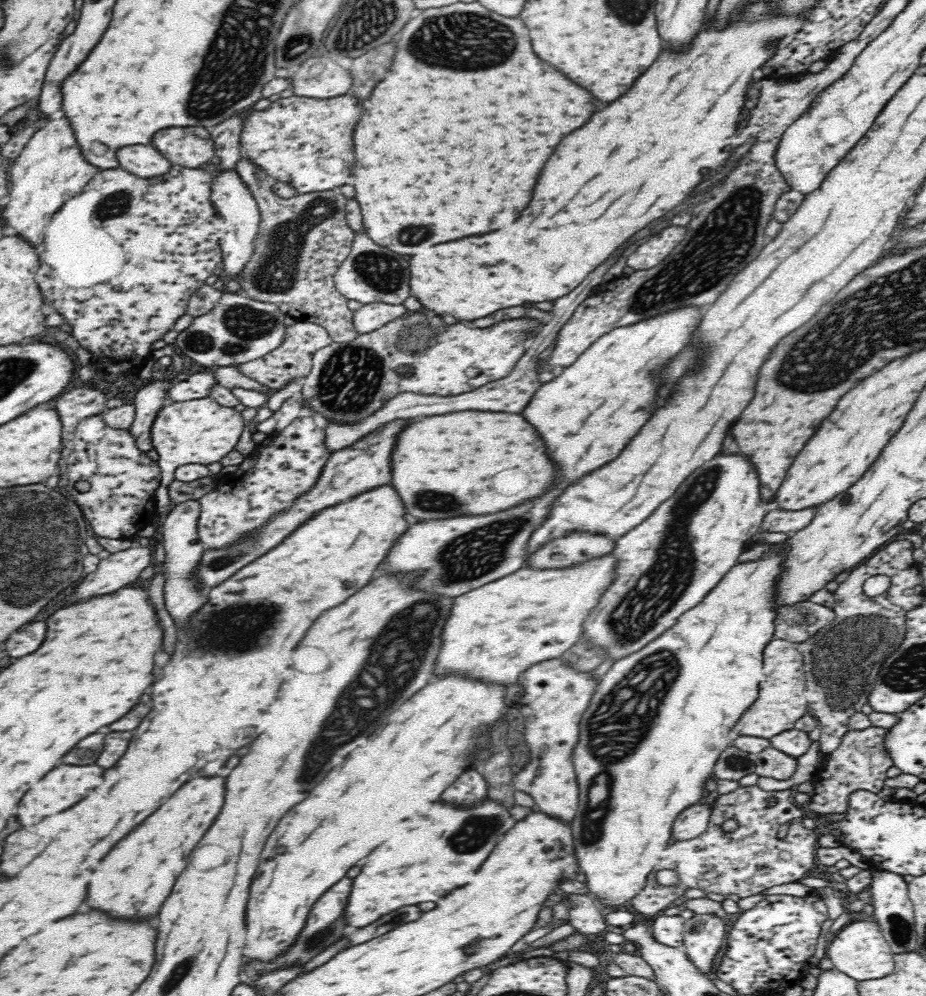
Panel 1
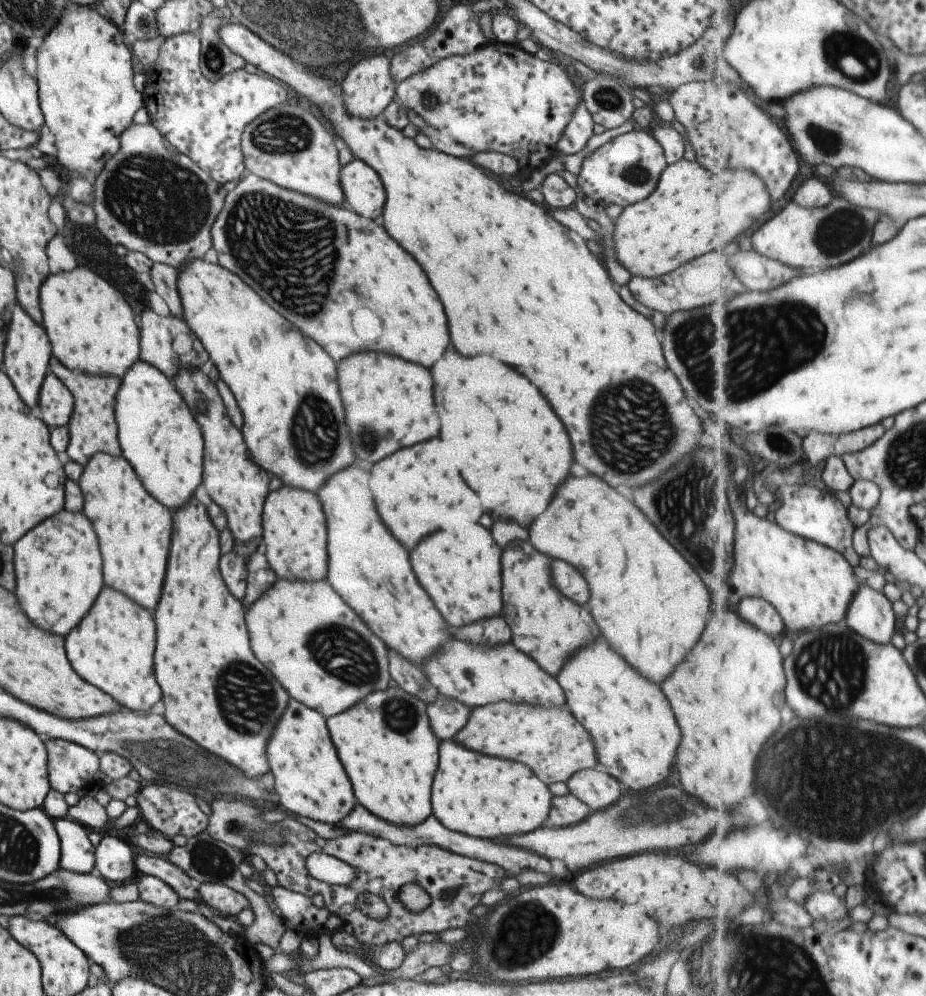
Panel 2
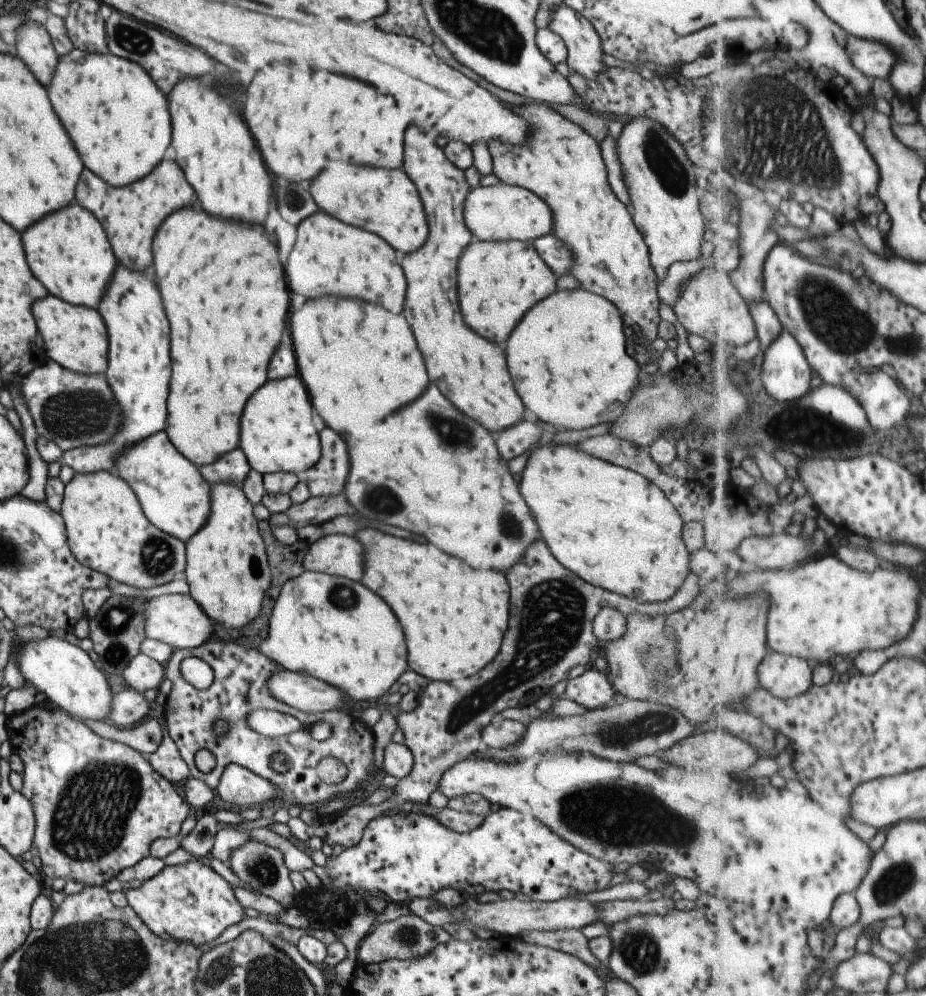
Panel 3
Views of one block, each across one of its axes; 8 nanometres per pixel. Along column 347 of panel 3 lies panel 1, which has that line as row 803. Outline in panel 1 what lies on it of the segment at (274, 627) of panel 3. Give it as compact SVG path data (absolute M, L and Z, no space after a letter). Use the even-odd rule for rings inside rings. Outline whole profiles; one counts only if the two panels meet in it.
M782 541L775 547L768 549L761 557L735 564L704 598L687 611L681 614L676 622L667 628L653 641L647 642L638 652L632 652L626 657L618 659L599 680L598 690L592 696L592 702L588 710L584 712L580 720L580 742L574 752L574 766L578 774L578 786L580 786L580 808L574 818L574 847L576 857L580 861L581 869L588 878L590 897L599 900L605 906L615 907L623 905L636 897L644 888L646 880L651 873L655 873L659 866L659 860L672 842L671 830L676 817L690 806L699 804L706 798L704 794L706 781L713 778L713 768L720 754L731 745L730 730L736 726L736 722L742 718L742 714L758 700L760 694L760 680L762 680L762 664L764 664L764 648L774 638L774 626L778 616L778 584L780 576L784 572L784 556L788 554L788 543Z

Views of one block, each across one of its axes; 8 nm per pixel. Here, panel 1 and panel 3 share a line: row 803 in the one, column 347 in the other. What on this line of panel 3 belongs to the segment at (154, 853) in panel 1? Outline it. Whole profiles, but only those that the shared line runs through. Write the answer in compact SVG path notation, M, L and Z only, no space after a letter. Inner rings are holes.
M331 162L331 166L325 168L325 172L319 172L315 182L311 182L309 192L319 210L345 224L361 226L363 230L377 234L401 254L415 252L425 242L425 212L415 186L409 182L403 170L355 168L351 164Z

